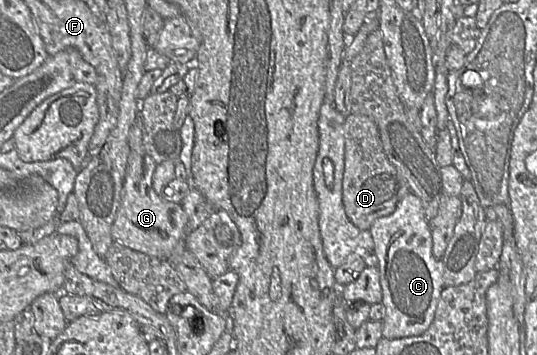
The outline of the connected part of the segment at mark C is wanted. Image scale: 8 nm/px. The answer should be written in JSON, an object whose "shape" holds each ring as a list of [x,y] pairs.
{"shape":[[[412,192],[405,195],[394,212],[376,219],[369,229],[378,259],[381,303],[385,307],[382,337],[397,339],[419,336],[431,325],[445,285],[442,260],[434,257],[432,236],[421,200]]]}

